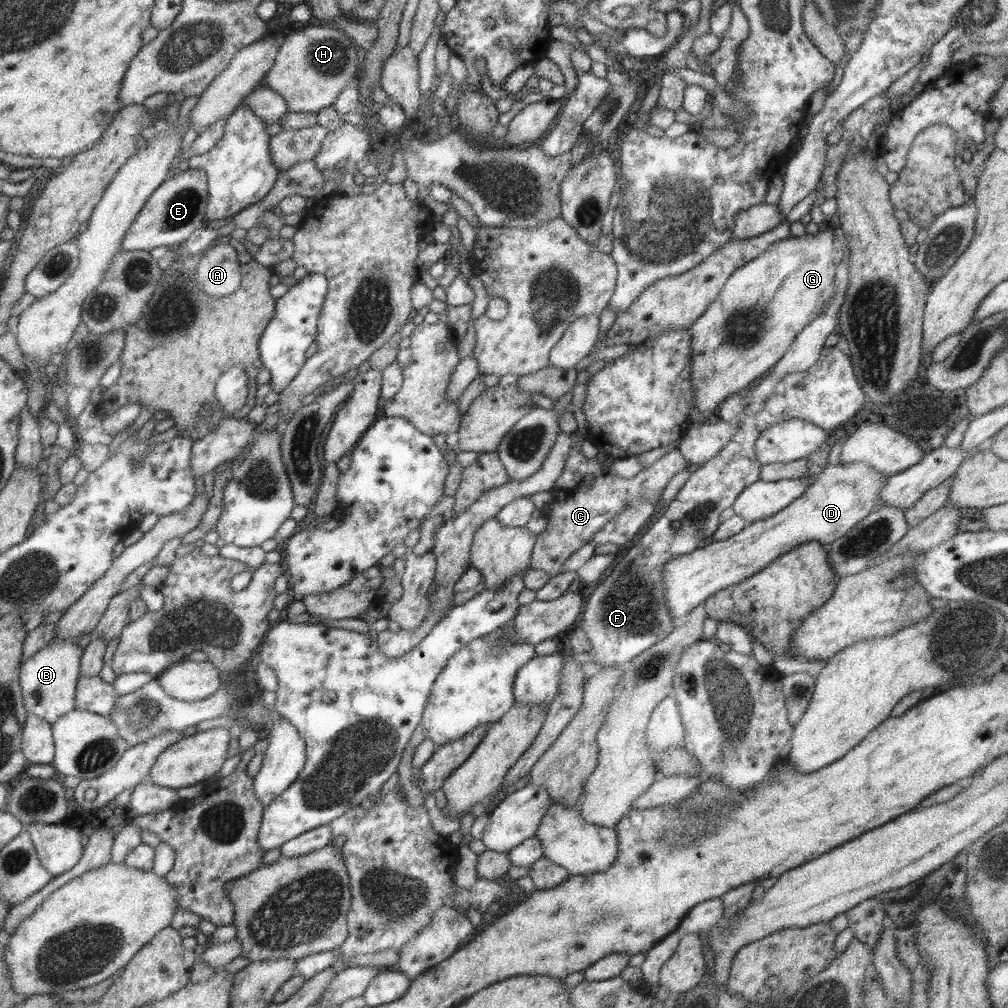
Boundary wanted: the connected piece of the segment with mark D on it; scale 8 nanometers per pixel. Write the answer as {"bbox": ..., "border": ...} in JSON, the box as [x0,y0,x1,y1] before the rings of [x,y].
{"bbox":[660,462,886,623],"border":[[[862,462],[839,463],[835,466],[825,465],[825,468],[817,474],[817,478],[807,488],[794,498],[785,508],[745,525],[739,533],[723,541],[711,541],[705,546],[693,549],[687,554],[670,558],[665,562],[660,572],[665,591],[665,606],[669,616],[677,623],[692,608],[704,602],[704,600],[715,594],[718,590],[737,584],[749,578],[752,574],[759,572],[769,562],[781,557],[785,551],[802,545],[804,542],[817,541],[822,545],[831,544],[837,538],[844,537],[858,522],[861,522],[873,509],[880,504],[878,496],[884,489],[886,477],[878,473],[871,465]]]}

